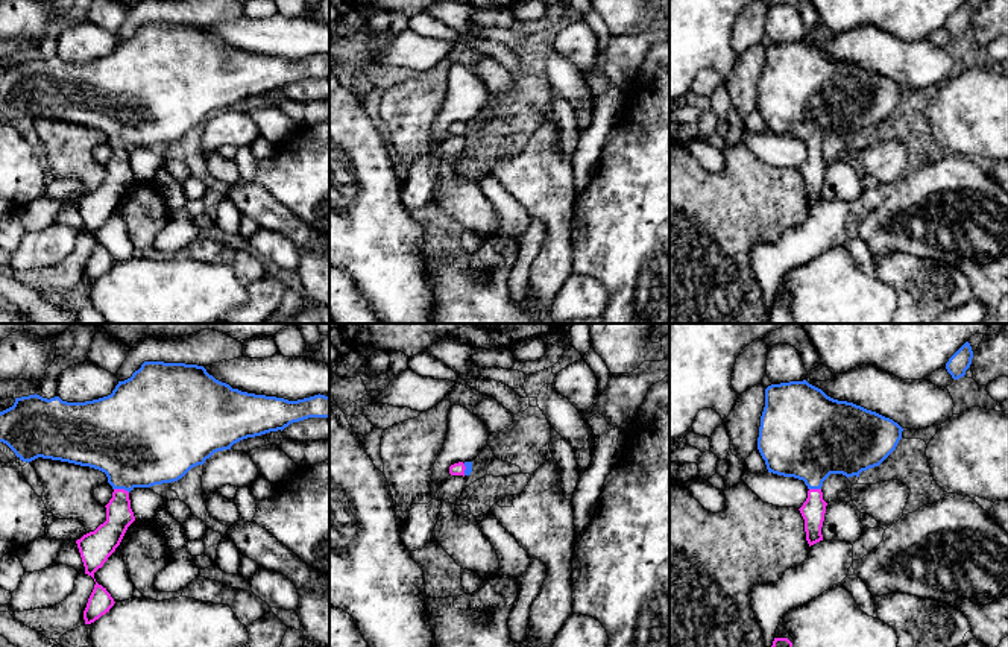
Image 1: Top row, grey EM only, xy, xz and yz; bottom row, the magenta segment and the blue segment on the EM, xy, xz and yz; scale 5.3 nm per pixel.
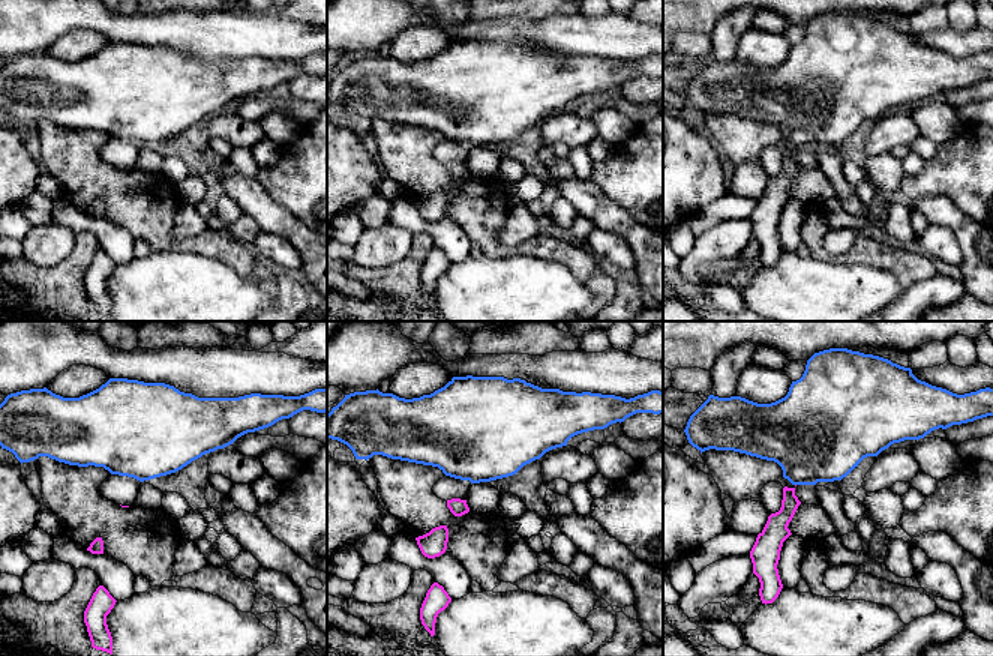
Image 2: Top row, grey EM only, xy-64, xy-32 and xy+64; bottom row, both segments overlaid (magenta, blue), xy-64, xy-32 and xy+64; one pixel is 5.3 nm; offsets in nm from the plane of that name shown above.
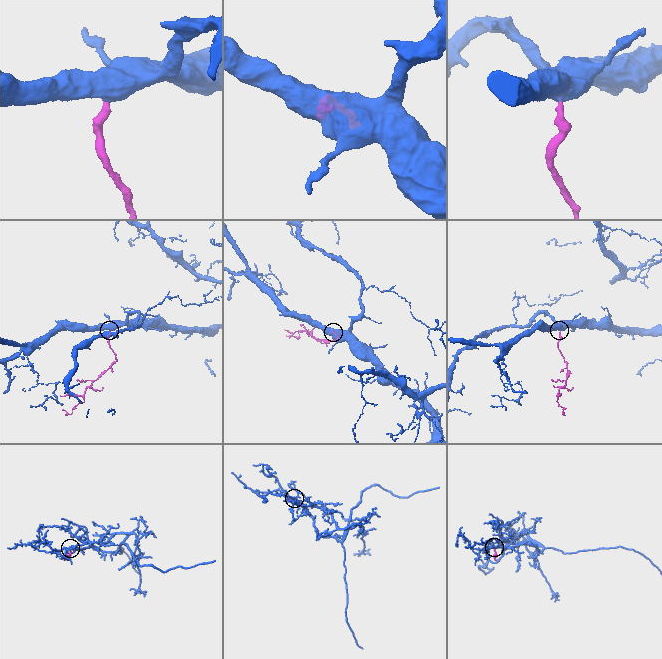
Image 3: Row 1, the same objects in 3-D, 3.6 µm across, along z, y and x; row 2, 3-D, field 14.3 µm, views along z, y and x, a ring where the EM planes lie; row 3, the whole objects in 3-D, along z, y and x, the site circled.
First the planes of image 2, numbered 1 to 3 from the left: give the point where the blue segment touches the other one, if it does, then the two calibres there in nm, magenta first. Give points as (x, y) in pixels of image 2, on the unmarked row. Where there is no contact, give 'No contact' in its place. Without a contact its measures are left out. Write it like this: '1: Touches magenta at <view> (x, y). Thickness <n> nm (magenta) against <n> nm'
1: No contact
2: No contact
3: No contact

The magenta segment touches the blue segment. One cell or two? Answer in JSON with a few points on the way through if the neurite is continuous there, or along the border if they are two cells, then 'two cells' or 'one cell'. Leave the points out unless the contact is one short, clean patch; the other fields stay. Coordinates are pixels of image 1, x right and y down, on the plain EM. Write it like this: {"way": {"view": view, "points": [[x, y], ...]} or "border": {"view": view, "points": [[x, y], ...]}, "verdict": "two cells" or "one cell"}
{"way": {"view": "xy", "points": [[119, 175], [122, 149], [123, 132], [137, 105]]}, "verdict": "one cell"}

